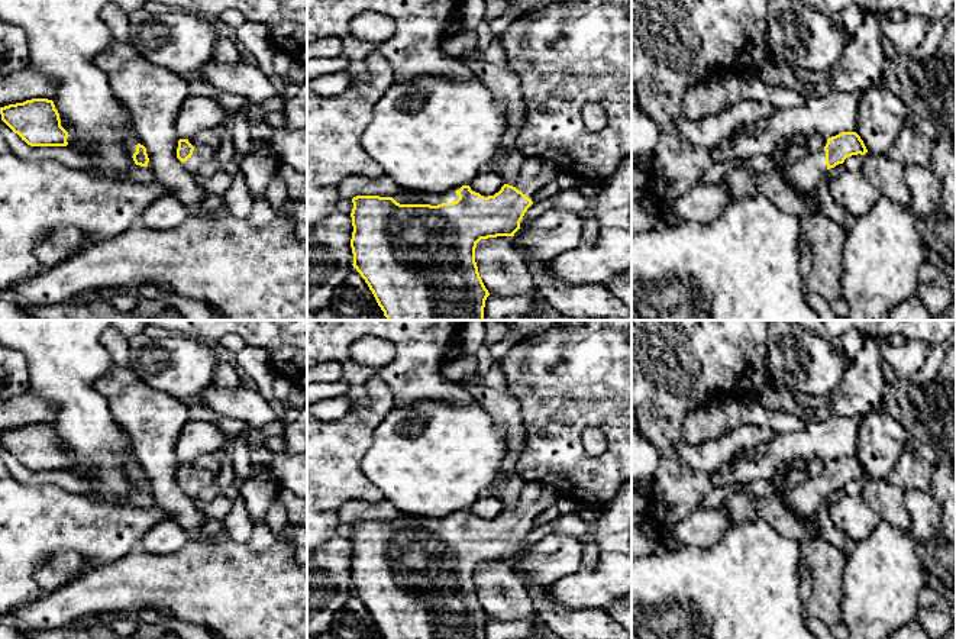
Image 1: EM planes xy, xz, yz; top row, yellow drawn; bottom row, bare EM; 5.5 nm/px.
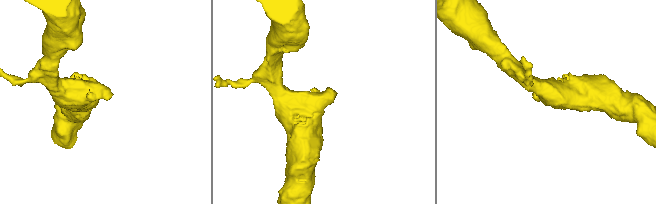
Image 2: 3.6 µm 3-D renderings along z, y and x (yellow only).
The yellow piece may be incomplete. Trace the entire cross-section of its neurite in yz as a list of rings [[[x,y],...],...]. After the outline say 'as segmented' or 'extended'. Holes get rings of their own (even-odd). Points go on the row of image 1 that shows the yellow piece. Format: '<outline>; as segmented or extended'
[[[842,132],[829,138],[824,148],[795,162],[784,172],[784,177],[801,194],[814,197],[818,183],[830,168],[843,164],[847,156],[866,152],[868,149],[856,132]]]; extended

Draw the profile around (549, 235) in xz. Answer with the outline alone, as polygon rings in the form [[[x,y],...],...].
[[[549,209],[540,216],[534,217],[529,226],[521,226],[514,239],[526,251],[524,259],[534,259],[542,262],[552,262],[556,256],[572,251],[582,242],[584,213],[571,210]]]

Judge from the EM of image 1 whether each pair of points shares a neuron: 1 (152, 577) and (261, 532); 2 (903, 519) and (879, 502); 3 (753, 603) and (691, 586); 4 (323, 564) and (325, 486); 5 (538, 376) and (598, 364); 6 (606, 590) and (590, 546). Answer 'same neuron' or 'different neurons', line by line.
1: different neurons
2: same neuron
3: same neuron
4: different neurons
5: same neuron
6: different neurons

